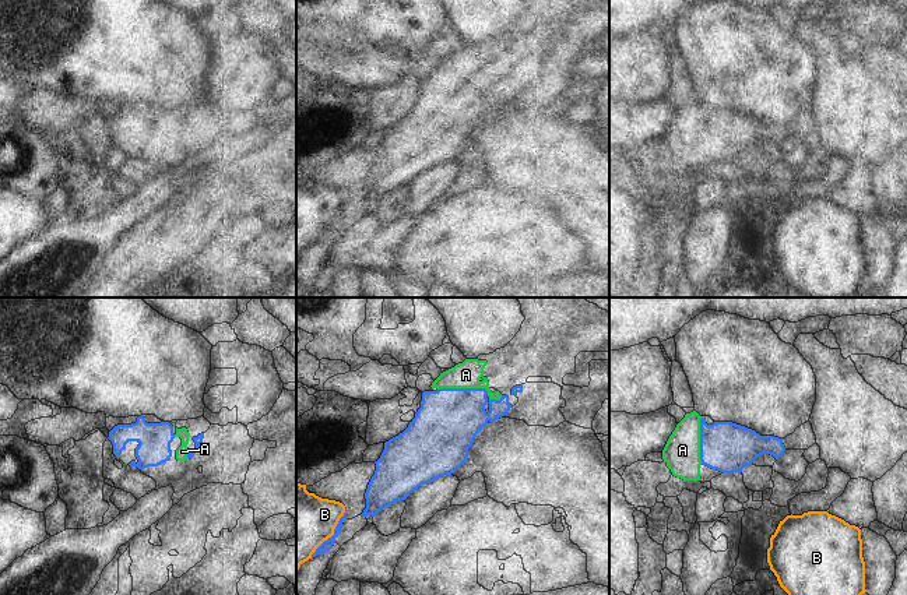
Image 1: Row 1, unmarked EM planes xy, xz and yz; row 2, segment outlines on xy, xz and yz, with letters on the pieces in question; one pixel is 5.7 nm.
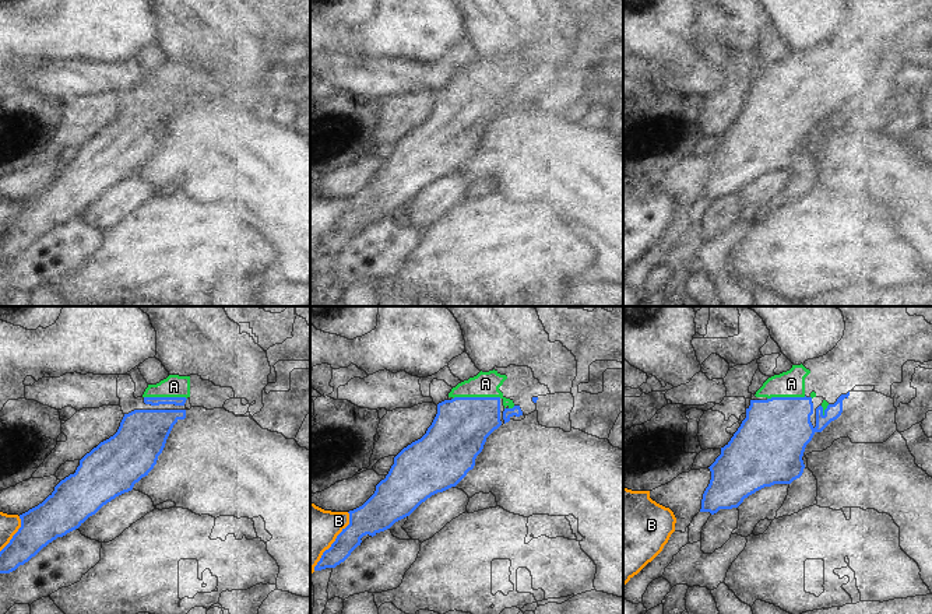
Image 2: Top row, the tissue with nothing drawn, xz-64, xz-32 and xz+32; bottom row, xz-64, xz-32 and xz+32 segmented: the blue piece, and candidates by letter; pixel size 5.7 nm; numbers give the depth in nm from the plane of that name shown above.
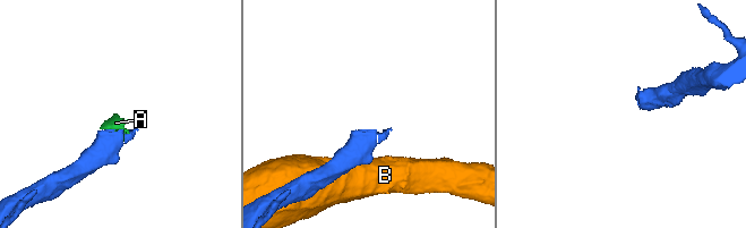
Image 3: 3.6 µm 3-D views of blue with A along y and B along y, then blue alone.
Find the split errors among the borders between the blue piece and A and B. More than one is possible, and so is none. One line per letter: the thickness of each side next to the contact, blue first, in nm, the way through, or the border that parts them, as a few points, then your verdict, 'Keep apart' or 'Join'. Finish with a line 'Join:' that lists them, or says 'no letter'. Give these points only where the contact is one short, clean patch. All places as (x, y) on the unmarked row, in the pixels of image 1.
A: Thickness 360 nm (blue) against 150 nm. Path across: xz (445, 113), (454, 104), (464, 76), (466, 62). Join
B: Thickness 60 nm (blue) against 380 nm. Keep apart
Join: A.

